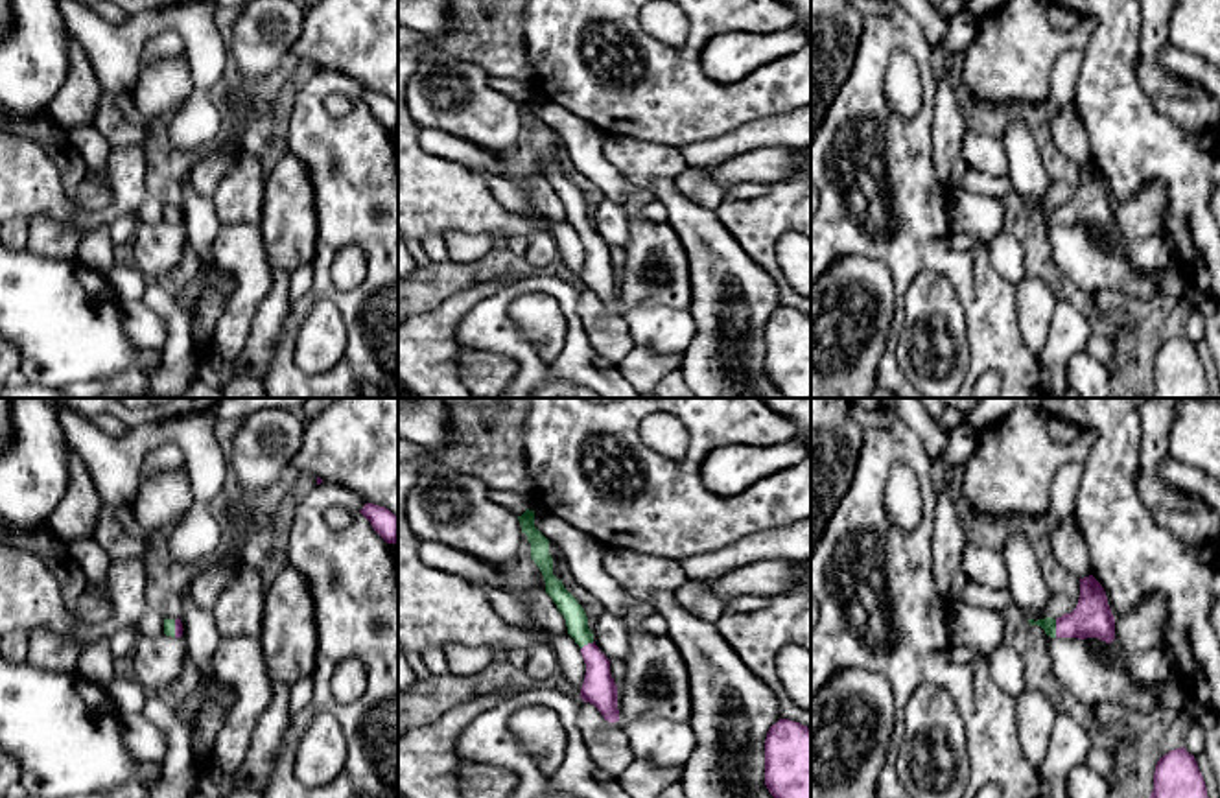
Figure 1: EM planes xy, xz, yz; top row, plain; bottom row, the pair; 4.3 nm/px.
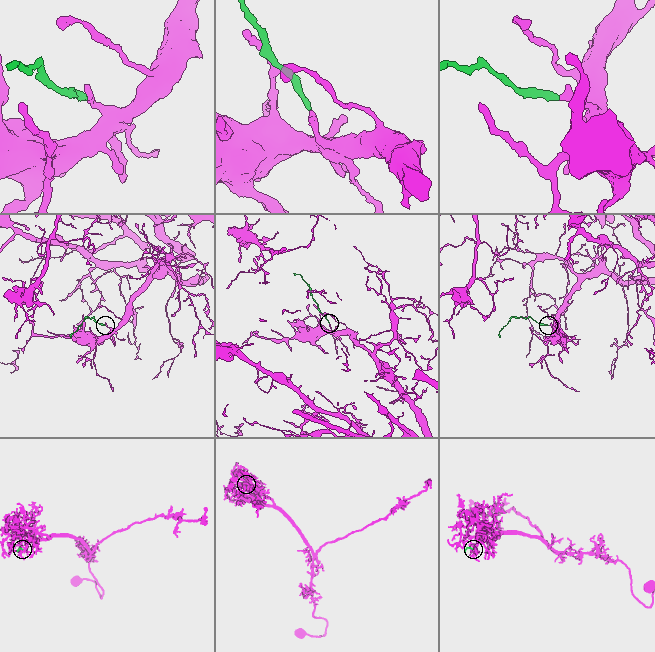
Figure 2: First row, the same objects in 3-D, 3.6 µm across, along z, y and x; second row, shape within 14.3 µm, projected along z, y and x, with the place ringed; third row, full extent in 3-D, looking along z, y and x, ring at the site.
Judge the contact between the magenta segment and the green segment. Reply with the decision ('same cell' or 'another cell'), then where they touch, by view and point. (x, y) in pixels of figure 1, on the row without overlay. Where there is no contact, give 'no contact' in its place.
same cell | yz (1056, 216)

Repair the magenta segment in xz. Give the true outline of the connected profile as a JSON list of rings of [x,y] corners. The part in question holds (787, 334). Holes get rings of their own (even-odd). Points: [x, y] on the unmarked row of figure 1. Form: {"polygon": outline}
{"polygon": [[[789,306],[768,315],[765,372],[783,398],[811,398],[811,315]]]}

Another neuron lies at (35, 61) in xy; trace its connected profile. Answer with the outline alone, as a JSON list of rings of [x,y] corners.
[[[11,0],[11,17],[11,31],[0,42],[0,105],[20,116],[46,118],[50,101],[72,70],[72,33],[66,28],[57,0]]]

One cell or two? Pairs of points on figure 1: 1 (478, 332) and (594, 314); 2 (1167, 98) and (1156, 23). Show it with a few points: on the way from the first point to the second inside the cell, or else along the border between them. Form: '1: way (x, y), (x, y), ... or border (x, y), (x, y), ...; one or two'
1: border (581, 288), (579, 321), (588, 343), (599, 354); two
2: way (1156, 80), (1152, 76), (1152, 41); one

